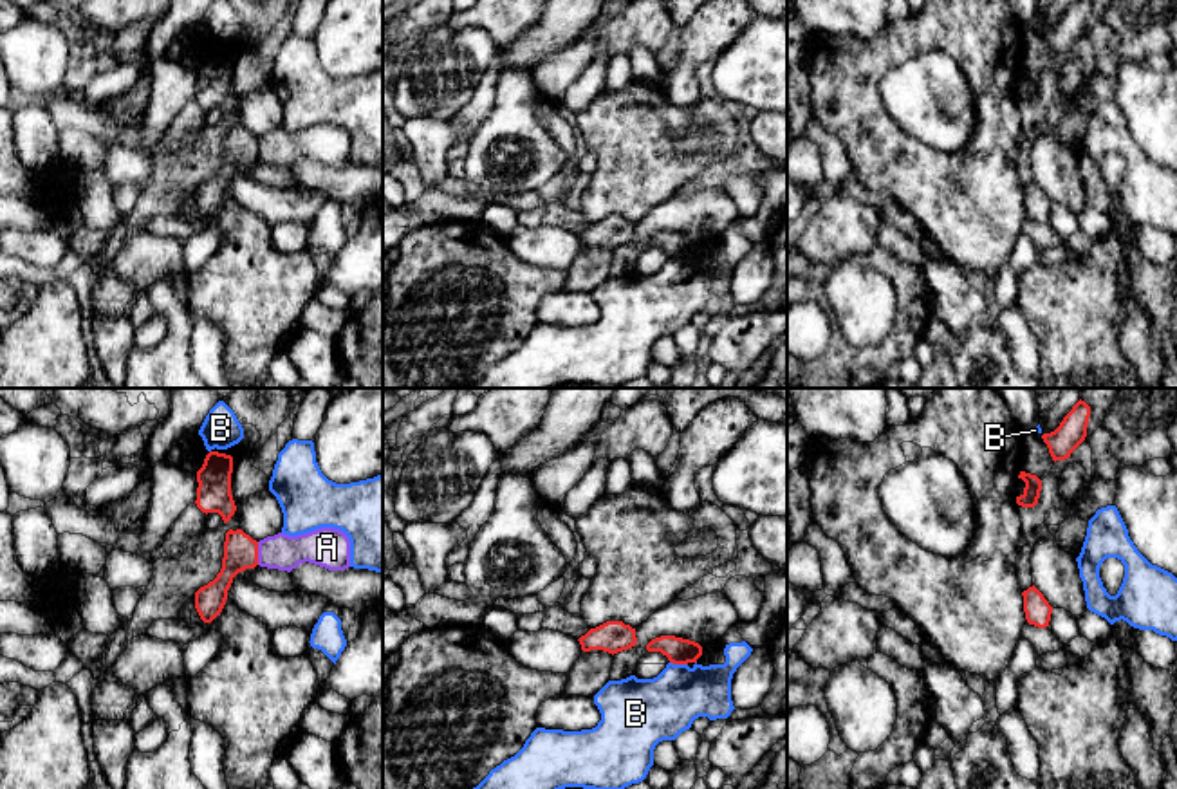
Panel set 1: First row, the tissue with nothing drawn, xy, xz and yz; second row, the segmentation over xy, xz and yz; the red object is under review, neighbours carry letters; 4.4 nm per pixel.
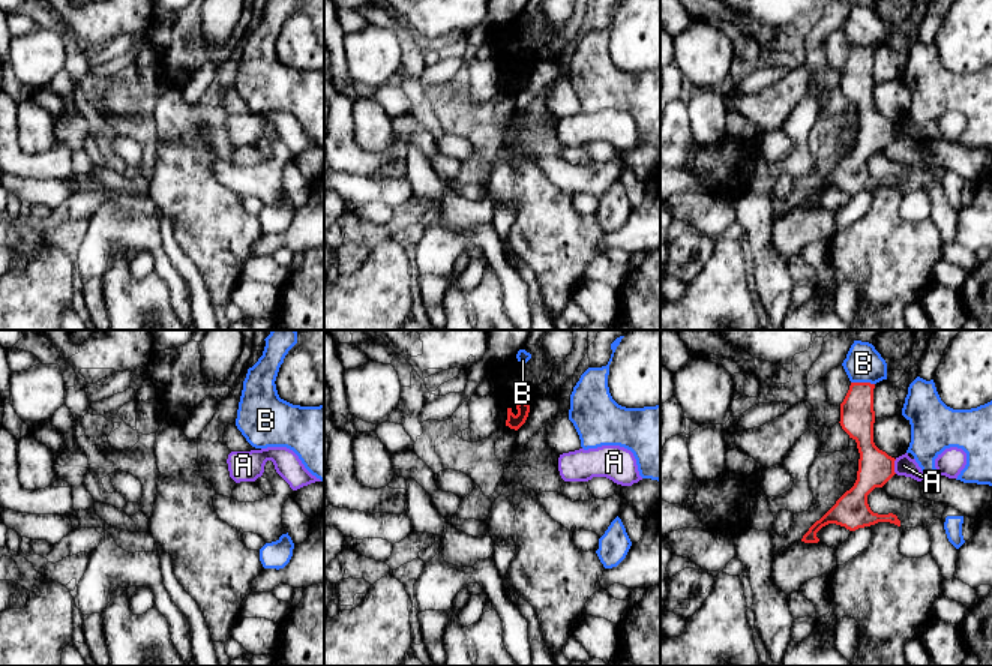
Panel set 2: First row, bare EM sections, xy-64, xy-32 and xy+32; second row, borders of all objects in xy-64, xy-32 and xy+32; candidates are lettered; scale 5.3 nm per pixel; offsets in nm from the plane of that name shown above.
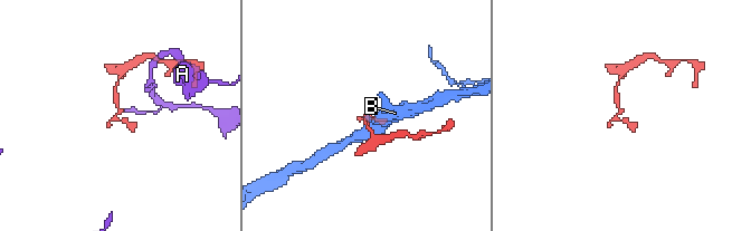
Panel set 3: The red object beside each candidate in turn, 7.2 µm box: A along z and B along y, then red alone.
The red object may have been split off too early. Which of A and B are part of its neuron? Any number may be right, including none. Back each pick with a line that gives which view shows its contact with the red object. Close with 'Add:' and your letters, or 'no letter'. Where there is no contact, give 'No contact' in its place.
Add: no letter

